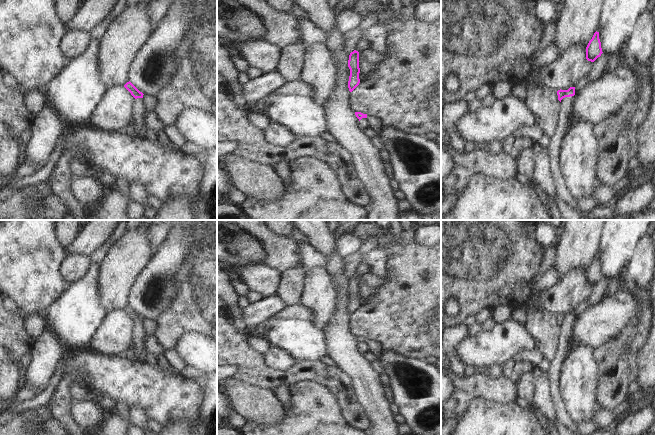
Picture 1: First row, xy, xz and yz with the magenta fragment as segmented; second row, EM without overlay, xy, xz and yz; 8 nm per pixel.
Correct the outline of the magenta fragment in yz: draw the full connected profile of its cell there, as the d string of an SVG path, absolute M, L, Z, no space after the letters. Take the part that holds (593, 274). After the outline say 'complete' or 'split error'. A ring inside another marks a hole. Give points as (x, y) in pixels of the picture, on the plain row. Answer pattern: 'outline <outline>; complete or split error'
outline M596 255L586 271L586 283L594 286L602 277L599 256Z; complete

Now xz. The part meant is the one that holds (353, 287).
outline M354 274L349 279L348 291L350 293L350 300L348 305L349 315L352 316L360 307L359 303L359 276Z; complete

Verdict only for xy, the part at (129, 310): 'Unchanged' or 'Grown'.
Grown

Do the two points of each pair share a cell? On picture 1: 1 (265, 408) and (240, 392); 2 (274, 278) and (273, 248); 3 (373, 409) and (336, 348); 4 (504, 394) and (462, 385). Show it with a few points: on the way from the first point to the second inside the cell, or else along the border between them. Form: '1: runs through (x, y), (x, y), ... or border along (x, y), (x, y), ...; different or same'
1: runs through (259, 404), (246, 398); same
2: border along (266, 263), (281, 273); different
3: runs through (372, 394), (365, 377), (351, 363); same
4: runs through (494, 389), (472, 387); same

